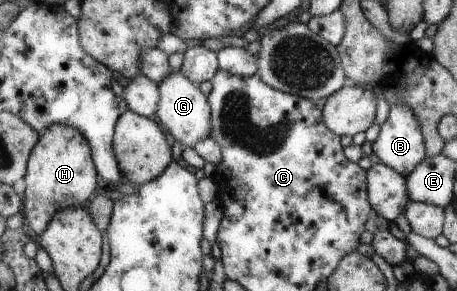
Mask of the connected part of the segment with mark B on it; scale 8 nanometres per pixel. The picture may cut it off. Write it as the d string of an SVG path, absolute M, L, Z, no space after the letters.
M392 105L378 138L371 143L381 163L407 176L427 157L421 126L409 106Z

